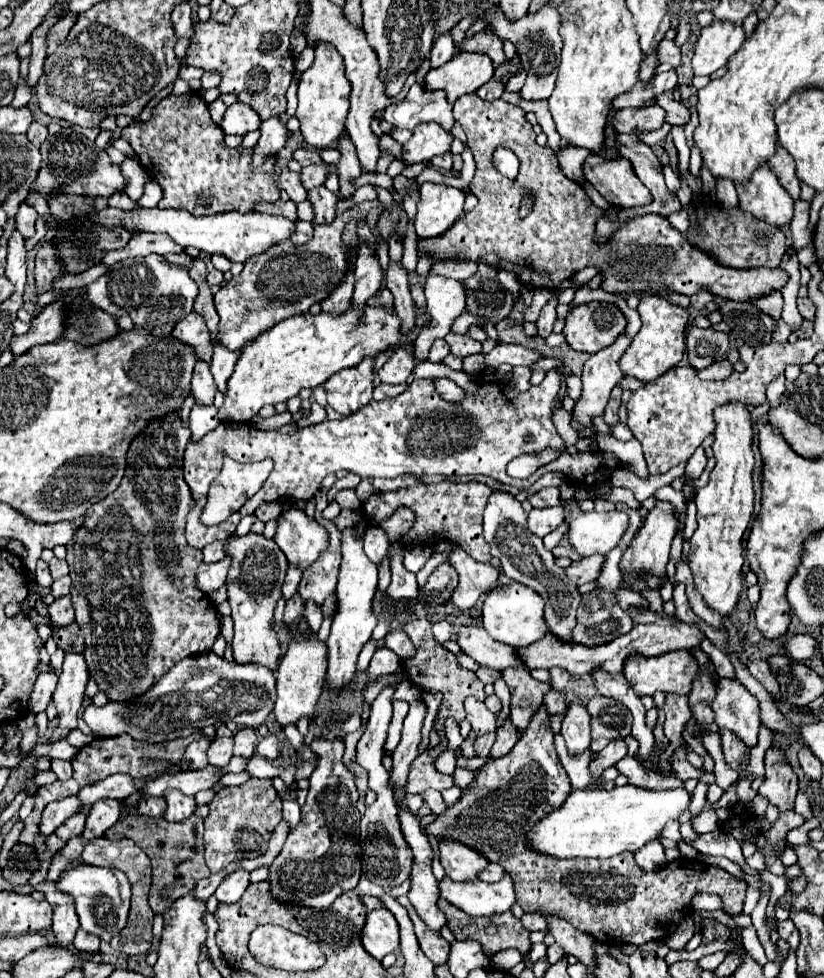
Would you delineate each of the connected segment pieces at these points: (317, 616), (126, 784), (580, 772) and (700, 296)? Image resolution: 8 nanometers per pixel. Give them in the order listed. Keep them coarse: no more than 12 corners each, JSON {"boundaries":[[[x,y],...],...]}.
{"boundaries":[[[312,600],[304,602],[304,618],[318,630],[322,624],[320,606]],[[130,774],[110,778],[86,786],[78,792],[84,804],[102,798],[124,800],[138,788]],[[554,736],[560,762],[574,790],[588,790],[592,782],[590,750],[582,758],[566,754],[564,738]],[[700,290],[690,296],[690,304],[696,310],[706,308],[714,300],[710,292]]]}

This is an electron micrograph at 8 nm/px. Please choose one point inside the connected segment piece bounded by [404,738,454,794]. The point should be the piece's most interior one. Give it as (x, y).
(423, 775)

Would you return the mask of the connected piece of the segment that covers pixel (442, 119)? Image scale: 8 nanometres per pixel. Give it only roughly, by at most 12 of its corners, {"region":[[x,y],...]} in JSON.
{"region":[[412,84],[386,108],[394,128],[438,122],[452,132],[452,104],[442,92]]}

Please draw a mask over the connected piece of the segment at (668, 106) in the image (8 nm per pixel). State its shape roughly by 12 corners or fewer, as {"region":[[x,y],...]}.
{"region":[[672,92],[658,96],[658,104],[666,110],[664,122],[684,126],[690,110],[672,98]]}

